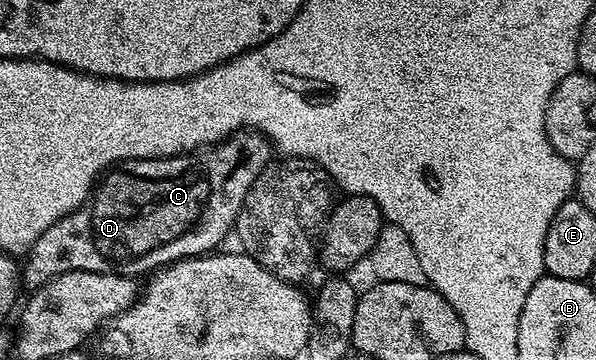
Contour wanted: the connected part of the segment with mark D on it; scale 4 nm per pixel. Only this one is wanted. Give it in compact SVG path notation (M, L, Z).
M252 130L234 132L233 135L227 137L226 140L221 141L221 152L215 156L215 162L213 162L213 190L215 190L215 192L213 192L213 196L211 196L211 218L209 218L209 222L207 222L207 224L211 224L211 220L215 222L217 234L215 234L215 236L213 236L213 234L207 234L207 236L199 236L199 234L195 234L193 246L189 246L189 236L187 236L187 240L183 240L183 242L175 242L175 246L167 246L167 244L163 244L163 242L159 242L159 240L157 240L157 234L149 234L149 198L147 198L147 182L133 180L133 184L131 184L131 180L129 180L129 178L115 178L115 196L113 196L111 186L109 186L109 190L101 192L101 200L97 198L97 195L95 195L95 198L89 198L85 201L85 203L78 206L77 209L71 214L67 214L62 220L55 222L47 230L43 230L43 234L39 234L39 238L34 244L31 245L31 247L29 247L27 255L24 257L24 260L26 259L25 264L23 260L24 287L26 284L26 286L29 287L29 290L42 288L48 280L53 280L56 276L62 276L68 272L115 272L122 276L132 276L137 278L140 277L140 272L150 271L149 273L152 273L154 270L160 269L162 266L168 266L176 261L188 260L194 256L212 253L218 246L224 245L223 243L227 240L228 234L230 235L230 233L234 231L237 223L237 215L243 206L243 202L247 198L247 194L251 190L251 186L255 186L255 178L259 178L261 171L271 162L272 156L269 155L274 155L274 152L275 149L271 141L268 140L268 138L266 138L266 136L264 136L261 132L254 132Z

